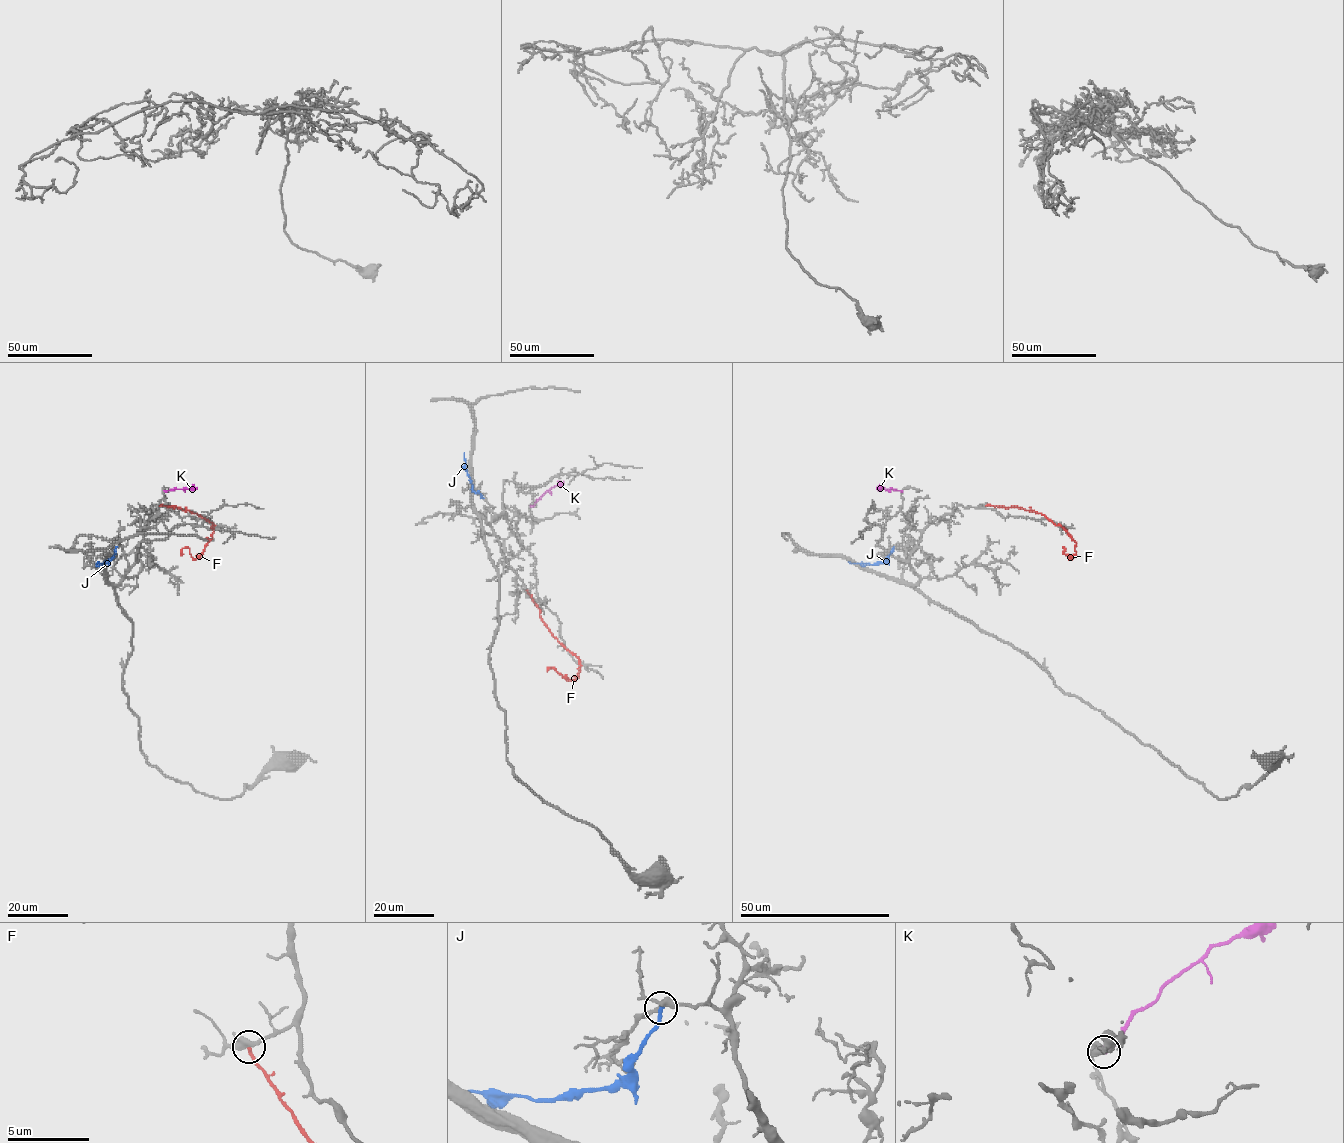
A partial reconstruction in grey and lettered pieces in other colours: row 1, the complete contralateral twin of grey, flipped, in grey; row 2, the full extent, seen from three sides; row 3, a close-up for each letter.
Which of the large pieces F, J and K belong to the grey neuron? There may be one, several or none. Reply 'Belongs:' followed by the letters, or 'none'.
Belongs: none

